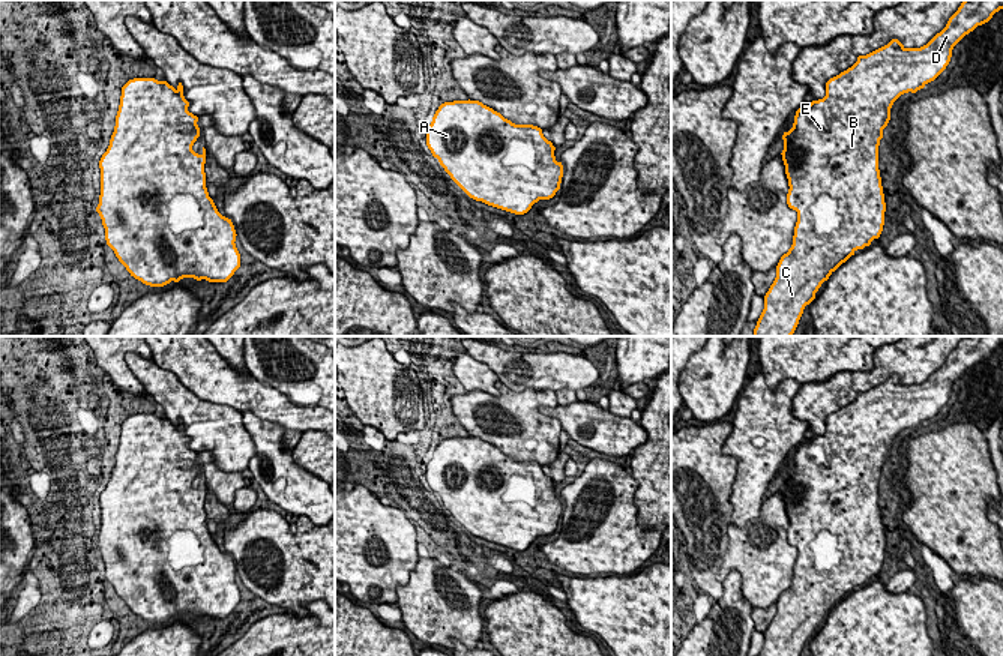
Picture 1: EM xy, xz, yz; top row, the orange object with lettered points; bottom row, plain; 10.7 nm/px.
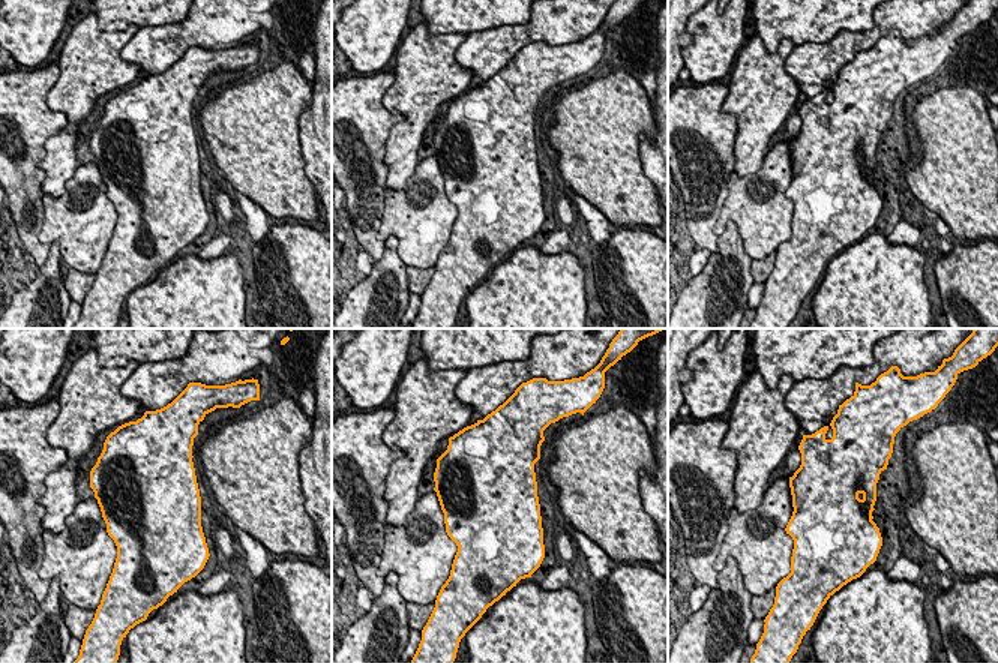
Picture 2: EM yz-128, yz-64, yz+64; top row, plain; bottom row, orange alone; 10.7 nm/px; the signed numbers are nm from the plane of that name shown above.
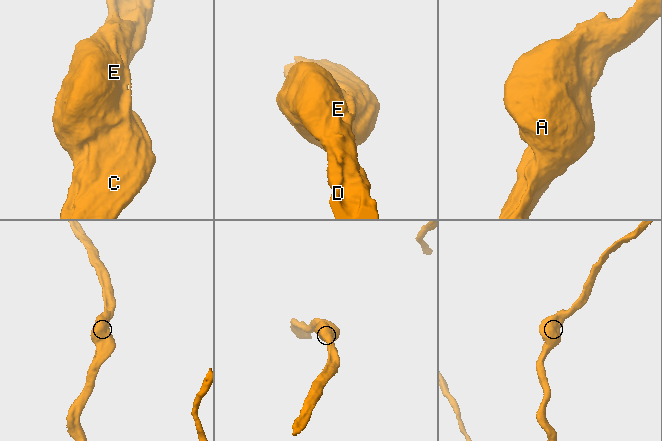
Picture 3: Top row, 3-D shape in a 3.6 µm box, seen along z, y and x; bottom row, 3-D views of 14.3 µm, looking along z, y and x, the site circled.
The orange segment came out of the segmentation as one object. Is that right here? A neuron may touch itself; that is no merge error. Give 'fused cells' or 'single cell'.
single cell

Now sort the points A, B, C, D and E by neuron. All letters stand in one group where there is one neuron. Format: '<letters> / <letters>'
A B C D E

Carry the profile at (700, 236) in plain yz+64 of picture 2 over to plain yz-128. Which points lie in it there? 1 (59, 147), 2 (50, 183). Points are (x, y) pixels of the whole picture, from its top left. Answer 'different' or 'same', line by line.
1: different
2: different

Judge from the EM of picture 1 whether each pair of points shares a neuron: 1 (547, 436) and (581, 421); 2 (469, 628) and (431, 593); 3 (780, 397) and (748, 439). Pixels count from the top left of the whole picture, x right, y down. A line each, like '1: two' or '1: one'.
1: two
2: one
3: one

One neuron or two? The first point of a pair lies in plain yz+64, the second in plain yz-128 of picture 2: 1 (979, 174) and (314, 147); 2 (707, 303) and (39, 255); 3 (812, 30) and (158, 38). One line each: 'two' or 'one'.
1: two
2: two
3: two

